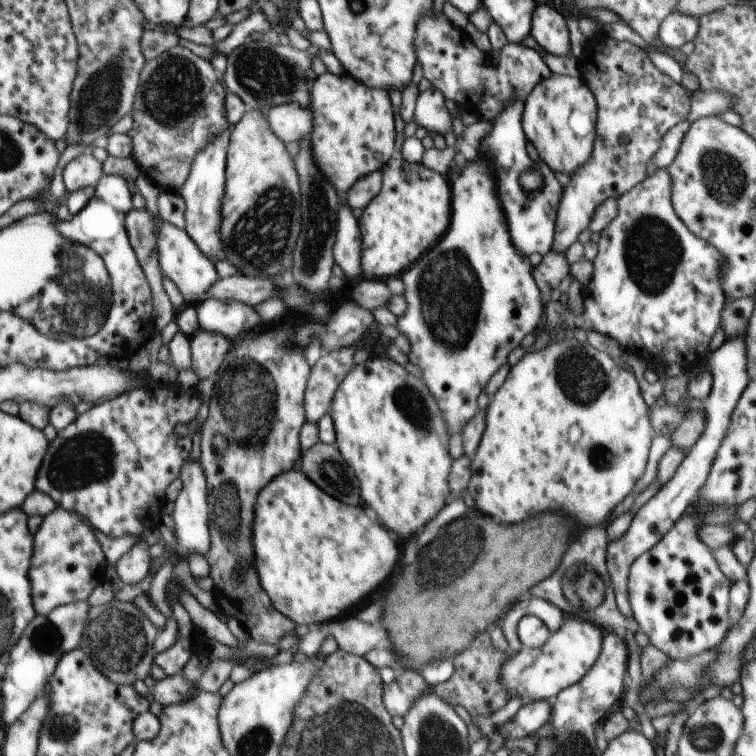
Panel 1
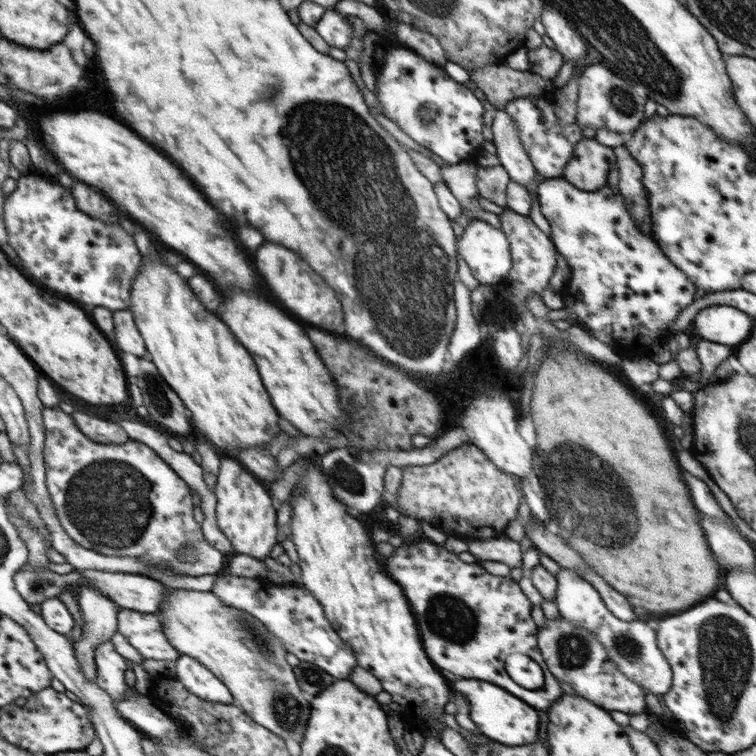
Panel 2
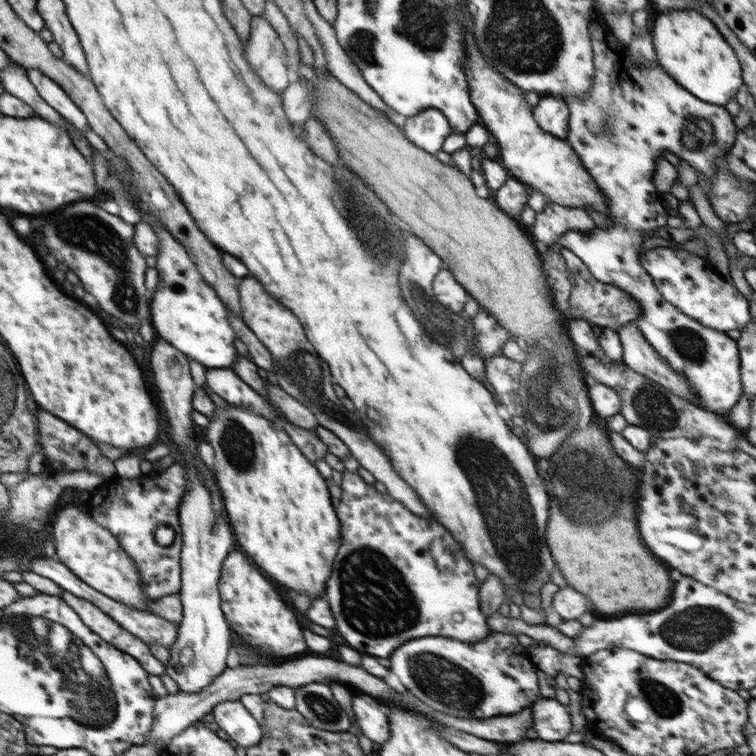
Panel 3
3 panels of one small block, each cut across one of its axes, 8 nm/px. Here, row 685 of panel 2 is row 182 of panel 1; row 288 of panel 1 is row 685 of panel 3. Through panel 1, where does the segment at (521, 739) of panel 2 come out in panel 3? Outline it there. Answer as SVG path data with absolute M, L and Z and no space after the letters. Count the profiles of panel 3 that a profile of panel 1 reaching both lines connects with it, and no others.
M490 633L480 642L460 642L444 636L424 636L422 640L410 640L392 652L390 670L418 700L448 716L456 718L490 718L490 716L512 716L524 710L538 699L539 680L537 668L530 660L529 652L512 634Z

